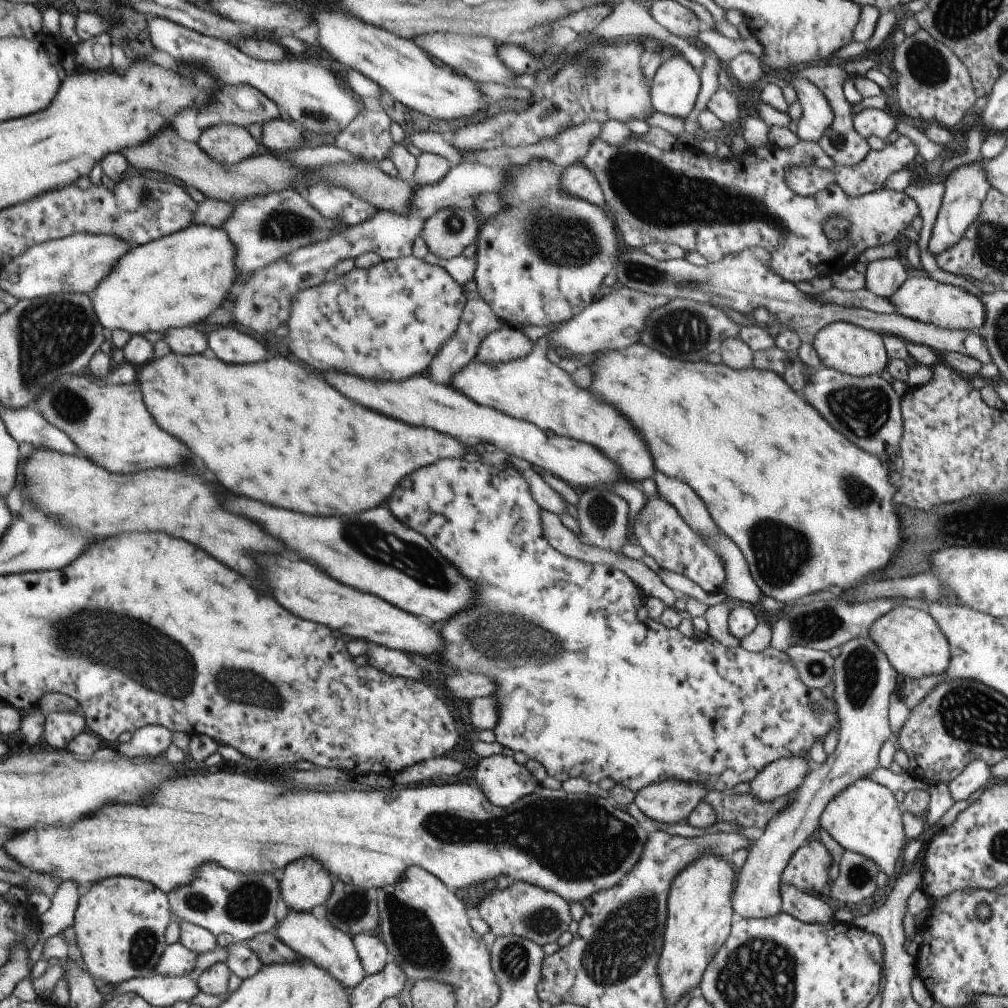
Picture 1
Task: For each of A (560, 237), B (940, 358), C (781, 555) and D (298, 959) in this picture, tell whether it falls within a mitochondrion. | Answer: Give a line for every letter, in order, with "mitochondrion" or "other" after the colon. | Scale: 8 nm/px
A: mitochondrion
B: other
C: mitochondrion
D: other

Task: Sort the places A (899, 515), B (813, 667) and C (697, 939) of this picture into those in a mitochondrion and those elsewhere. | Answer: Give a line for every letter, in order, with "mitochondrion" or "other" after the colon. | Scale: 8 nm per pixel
A: other
B: mitochondrion
C: other

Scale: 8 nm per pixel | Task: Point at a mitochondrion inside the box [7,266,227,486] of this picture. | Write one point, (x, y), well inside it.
(51, 335)

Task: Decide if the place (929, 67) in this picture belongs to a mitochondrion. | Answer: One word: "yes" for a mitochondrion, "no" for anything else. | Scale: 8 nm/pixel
yes

